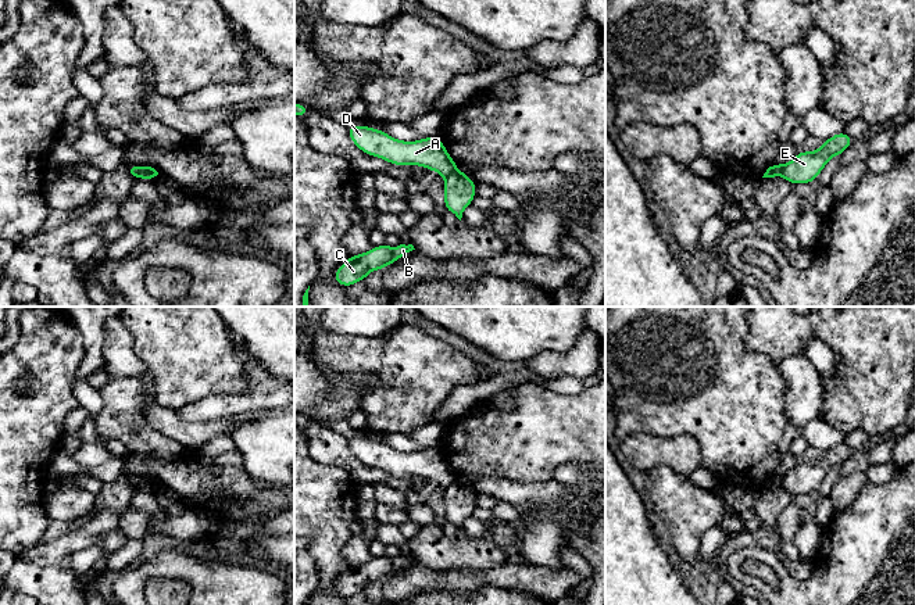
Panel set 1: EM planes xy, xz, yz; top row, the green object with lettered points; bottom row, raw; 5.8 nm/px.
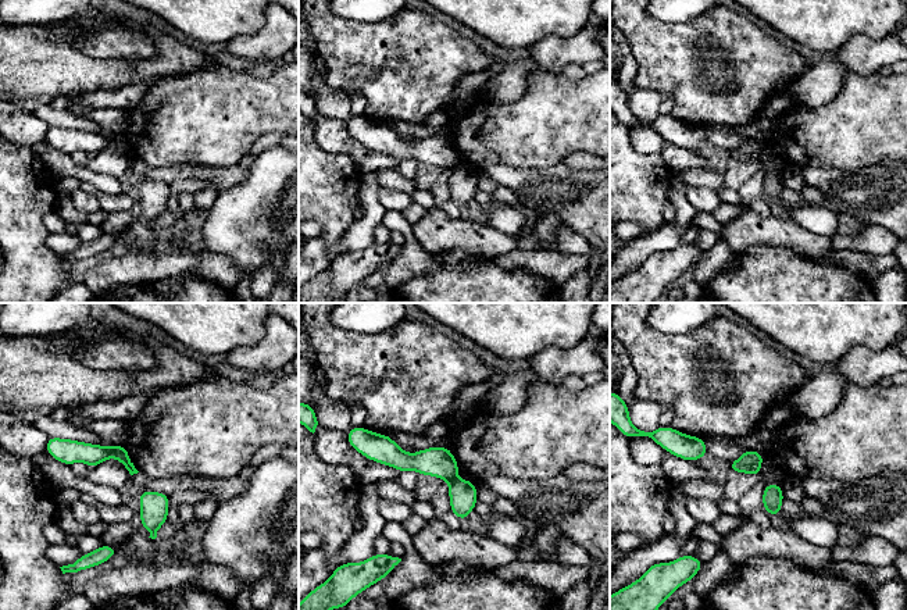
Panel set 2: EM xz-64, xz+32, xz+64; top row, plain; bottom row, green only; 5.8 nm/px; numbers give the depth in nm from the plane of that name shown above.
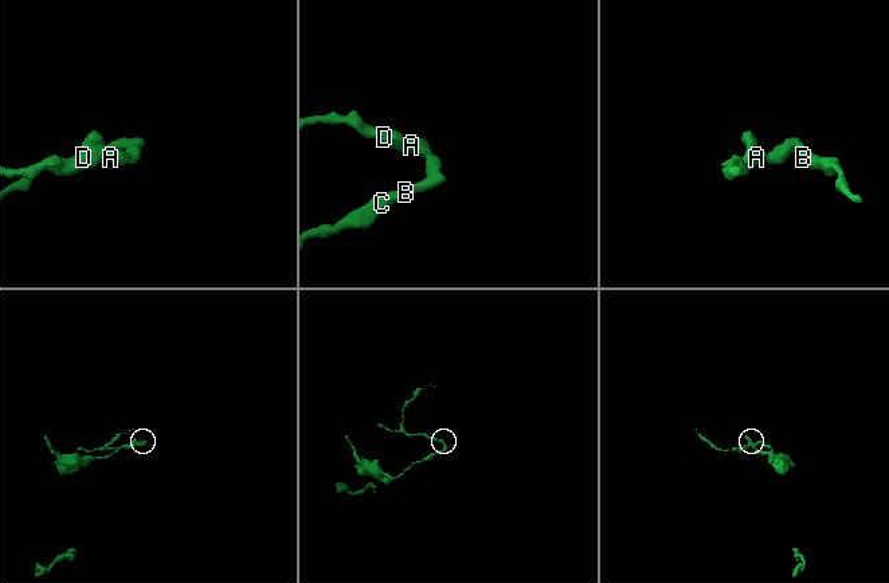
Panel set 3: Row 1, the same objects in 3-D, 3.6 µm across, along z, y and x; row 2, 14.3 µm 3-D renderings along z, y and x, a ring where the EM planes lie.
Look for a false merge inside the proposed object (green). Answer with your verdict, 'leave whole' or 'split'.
split

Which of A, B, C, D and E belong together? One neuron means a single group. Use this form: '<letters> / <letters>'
A D / B C E

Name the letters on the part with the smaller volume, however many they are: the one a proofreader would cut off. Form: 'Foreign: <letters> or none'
Foreign: A, D

